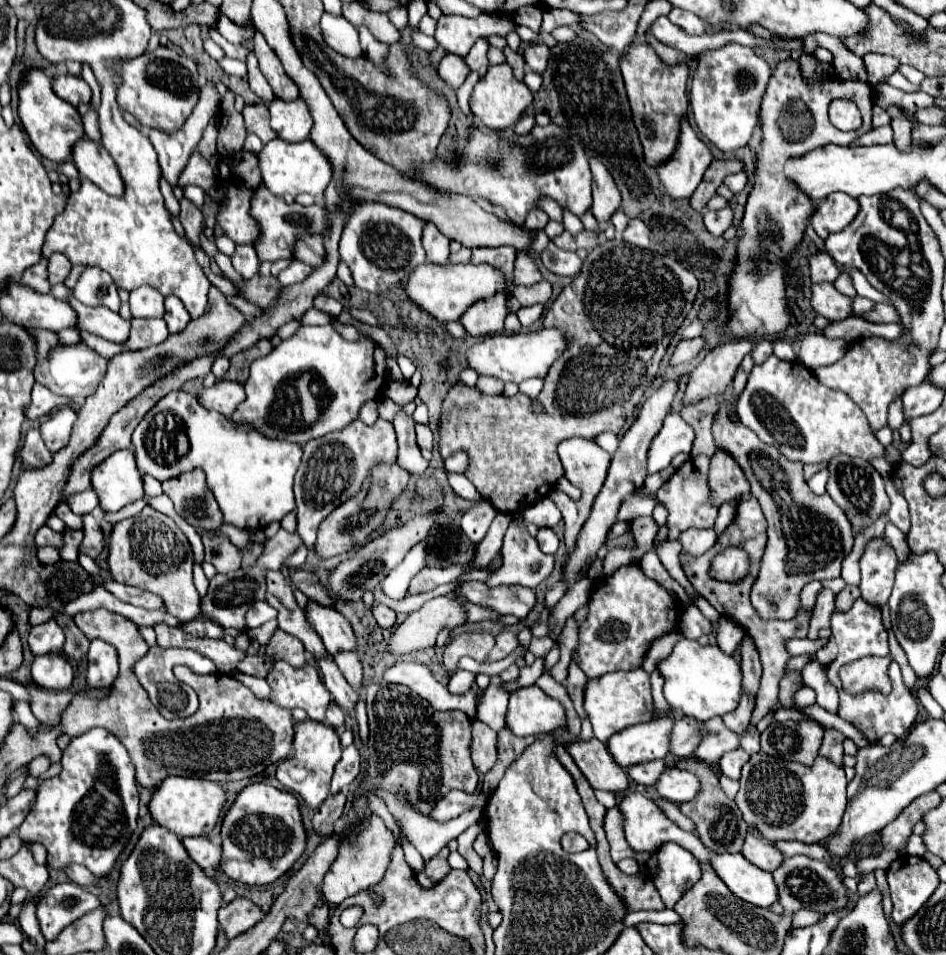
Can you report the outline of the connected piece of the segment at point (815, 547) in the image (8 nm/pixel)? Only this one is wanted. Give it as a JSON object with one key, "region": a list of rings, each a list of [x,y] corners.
{"region":[[[723,400],[719,402],[719,406],[721,408],[719,408],[717,420],[713,424],[715,444],[717,444],[717,448],[721,448],[727,454],[737,458],[739,466],[745,472],[745,478],[751,484],[751,494],[759,500],[763,514],[769,522],[767,550],[761,560],[759,576],[751,588],[751,604],[757,610],[759,618],[763,618],[763,620],[791,620],[791,618],[795,618],[795,614],[801,608],[799,594],[805,584],[809,584],[813,580],[839,578],[841,562],[853,548],[851,524],[849,524],[847,516],[843,514],[843,510],[839,510],[839,506],[827,494],[817,496],[809,490],[809,486],[803,478],[803,464],[801,462],[787,462],[787,458],[783,458],[783,454],[779,454],[779,450],[775,450],[775,446],[767,446],[765,442],[759,442],[759,438],[753,430],[747,430],[745,426],[741,426],[741,422],[733,424],[727,418],[727,404]]]}

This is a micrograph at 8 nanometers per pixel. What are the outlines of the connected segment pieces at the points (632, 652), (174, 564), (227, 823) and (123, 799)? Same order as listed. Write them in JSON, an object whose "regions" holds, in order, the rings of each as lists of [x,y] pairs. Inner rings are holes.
{"regions":[[[[639,564],[619,568],[613,576],[593,584],[589,594],[589,612],[579,628],[579,642],[575,646],[577,664],[587,678],[599,678],[615,670],[641,668],[651,644],[677,628],[677,614],[681,606],[669,592],[647,578]]],[[[145,506],[137,516],[117,522],[111,530],[107,566],[113,580],[161,596],[165,610],[187,622],[199,614],[199,594],[193,584],[193,550],[183,530],[165,514]]],[[[251,784],[239,792],[227,812],[221,828],[223,860],[221,870],[243,884],[271,884],[293,868],[307,848],[307,830],[303,826],[299,802],[293,794],[267,784]]],[[[93,728],[71,738],[69,746],[63,750],[61,772],[39,786],[35,808],[31,808],[17,832],[23,840],[41,842],[47,848],[47,862],[55,870],[61,870],[67,864],[83,864],[95,876],[107,876],[137,828],[137,808],[139,792],[135,766],[127,748],[115,734]],[[103,764],[113,770],[111,784],[103,778]]]]}

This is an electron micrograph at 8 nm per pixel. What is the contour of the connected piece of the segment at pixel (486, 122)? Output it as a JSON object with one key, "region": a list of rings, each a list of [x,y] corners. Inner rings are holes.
{"region":[[[499,64],[499,66],[491,66],[487,74],[475,84],[473,94],[471,94],[471,112],[481,120],[483,126],[501,130],[501,128],[515,126],[515,122],[531,106],[531,102],[533,102],[531,90],[523,82],[515,80],[511,66]]]}

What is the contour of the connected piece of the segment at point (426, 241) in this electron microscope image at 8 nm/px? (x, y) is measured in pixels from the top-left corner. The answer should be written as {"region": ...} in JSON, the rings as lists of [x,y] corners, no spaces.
{"region":[[[431,222],[423,228],[423,248],[427,250],[427,260],[435,264],[447,264],[449,260],[449,238],[443,236],[437,226],[431,226]]]}

